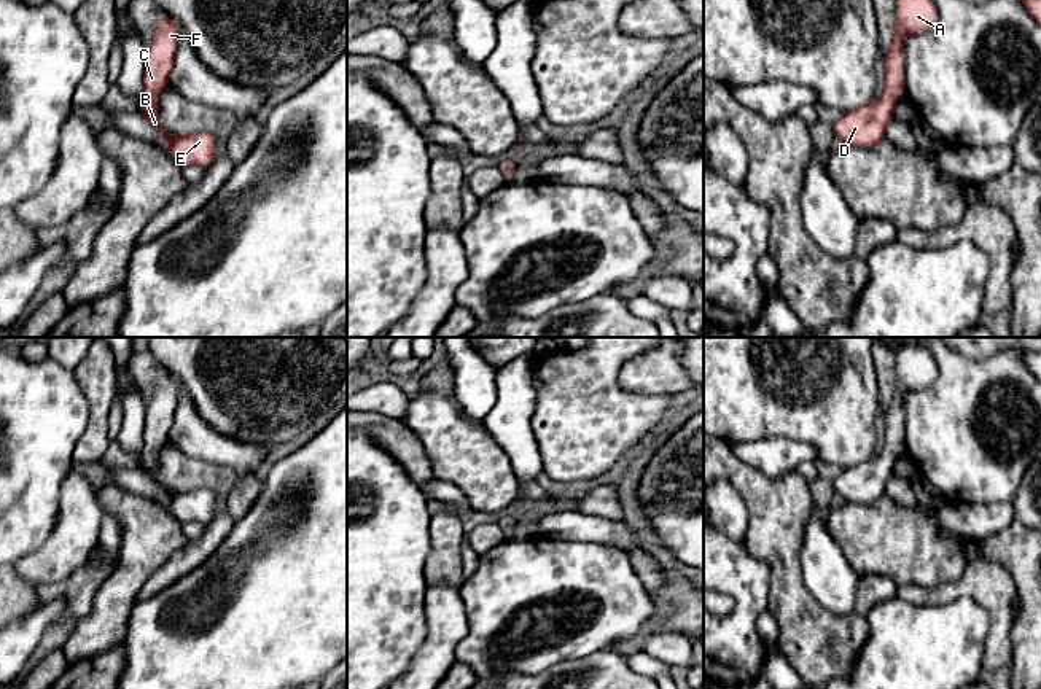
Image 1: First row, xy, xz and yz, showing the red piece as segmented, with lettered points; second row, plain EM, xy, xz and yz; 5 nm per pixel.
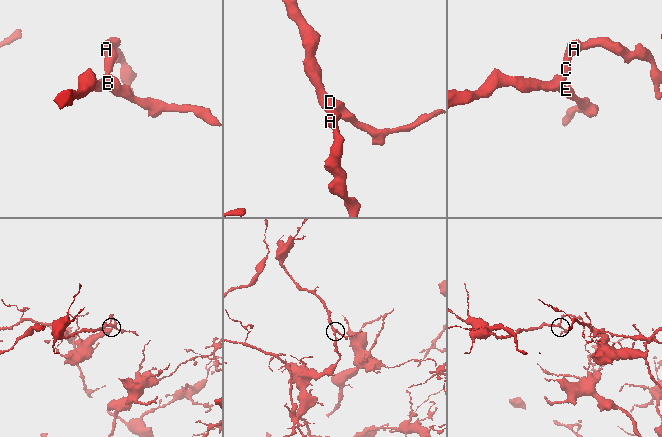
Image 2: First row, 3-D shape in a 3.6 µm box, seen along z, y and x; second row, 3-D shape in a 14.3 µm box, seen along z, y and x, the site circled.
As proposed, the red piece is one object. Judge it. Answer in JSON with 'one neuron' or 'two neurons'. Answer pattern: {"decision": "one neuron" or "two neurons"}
{"decision": "one neuron"}

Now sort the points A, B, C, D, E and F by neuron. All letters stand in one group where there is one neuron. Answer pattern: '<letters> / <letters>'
A B C D E F

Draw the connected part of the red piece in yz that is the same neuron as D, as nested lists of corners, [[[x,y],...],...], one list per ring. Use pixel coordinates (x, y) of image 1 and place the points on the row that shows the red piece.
[[[896,0],[895,37],[885,54],[885,92],[832,124],[847,146],[872,146],[887,137],[896,99],[906,91],[903,41],[907,33],[930,30],[938,19],[934,0]]]

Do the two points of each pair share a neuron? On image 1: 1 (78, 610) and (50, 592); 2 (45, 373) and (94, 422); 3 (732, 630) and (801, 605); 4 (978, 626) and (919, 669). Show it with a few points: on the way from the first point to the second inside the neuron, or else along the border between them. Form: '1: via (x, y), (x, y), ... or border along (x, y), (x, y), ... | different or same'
1: via (75, 602), (66, 592), (58, 592) | same
2: border along (80, 382), (88, 404), (88, 425), (72, 451) | different
3: border along (769, 570), (768, 608) | different
4: via (963, 626), (933, 654) | same

